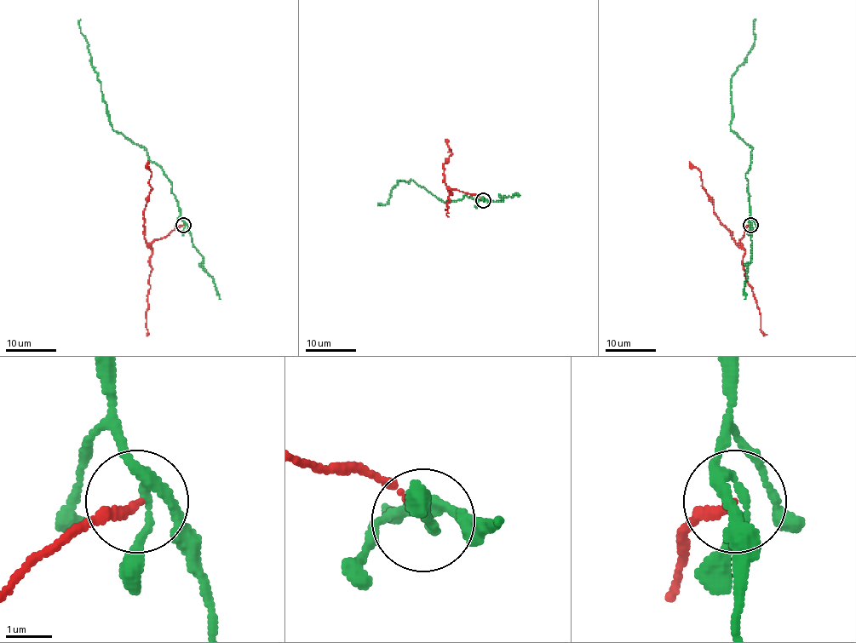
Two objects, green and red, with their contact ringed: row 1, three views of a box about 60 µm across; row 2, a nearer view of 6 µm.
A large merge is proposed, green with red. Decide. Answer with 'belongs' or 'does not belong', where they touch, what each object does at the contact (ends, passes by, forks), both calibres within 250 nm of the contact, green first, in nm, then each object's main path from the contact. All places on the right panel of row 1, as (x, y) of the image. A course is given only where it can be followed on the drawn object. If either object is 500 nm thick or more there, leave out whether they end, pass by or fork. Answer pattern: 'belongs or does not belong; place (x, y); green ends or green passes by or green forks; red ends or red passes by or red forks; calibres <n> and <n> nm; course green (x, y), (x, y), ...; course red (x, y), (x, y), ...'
does not belong; place (750, 225); green forks; red ends; calibres 160 and 160 nm; course green (750, 224), (745, 174), (750, 166), (752, 147), (730, 129), (730, 78), (755, 42), (755, 19); course red (750, 225), (745, 227), (740, 242), (737, 243), (714, 211), (712, 198), (704, 189), (701, 173), (689, 161)

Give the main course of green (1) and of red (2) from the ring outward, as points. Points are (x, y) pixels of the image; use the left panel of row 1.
1: (183, 224), (172, 181), (142, 147), (112, 129), (87, 42), (80, 31), (80, 19)
2: (183, 225), (163, 238), (146, 243), (144, 211), (152, 189), (149, 183), (152, 173), (147, 161)

